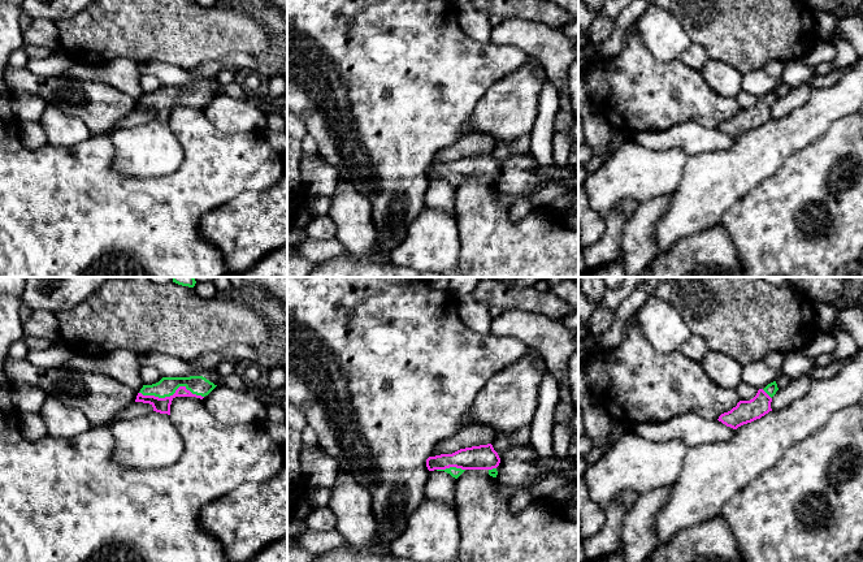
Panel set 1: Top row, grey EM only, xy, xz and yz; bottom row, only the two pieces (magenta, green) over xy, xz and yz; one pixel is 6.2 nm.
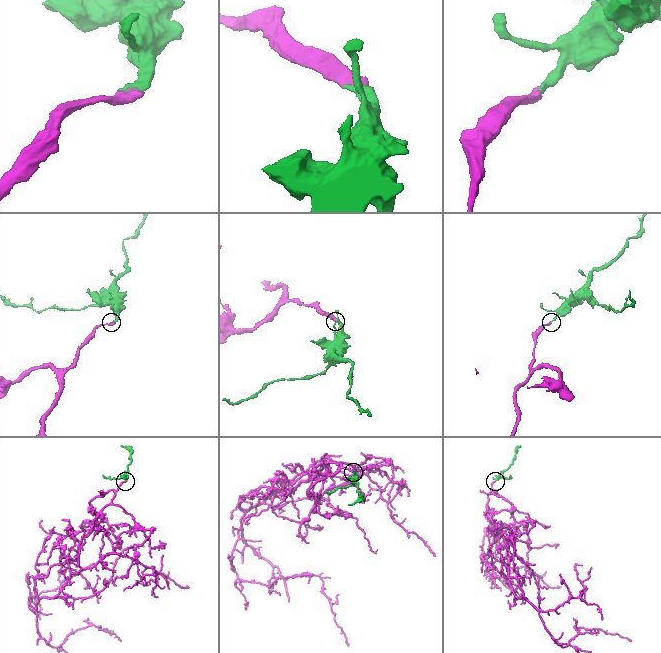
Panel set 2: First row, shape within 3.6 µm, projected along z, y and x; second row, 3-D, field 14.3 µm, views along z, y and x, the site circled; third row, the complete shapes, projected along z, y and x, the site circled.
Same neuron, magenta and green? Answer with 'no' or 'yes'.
yes

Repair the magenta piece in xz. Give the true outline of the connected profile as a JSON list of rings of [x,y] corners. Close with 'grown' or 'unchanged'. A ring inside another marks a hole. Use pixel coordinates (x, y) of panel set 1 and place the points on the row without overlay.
[[[491,152],[465,156],[452,163],[441,163],[426,168],[429,180],[444,180],[455,187],[465,178],[487,178],[490,185],[496,186],[499,172],[500,167]]]; grown

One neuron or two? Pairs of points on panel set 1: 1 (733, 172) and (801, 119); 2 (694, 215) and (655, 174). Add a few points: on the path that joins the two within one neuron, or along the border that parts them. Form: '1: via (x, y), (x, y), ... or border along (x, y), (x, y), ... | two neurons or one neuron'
1: via (750, 160), (784, 135) | one neuron
2: border along (685, 164), (679, 187), (671, 195) | two neurons

